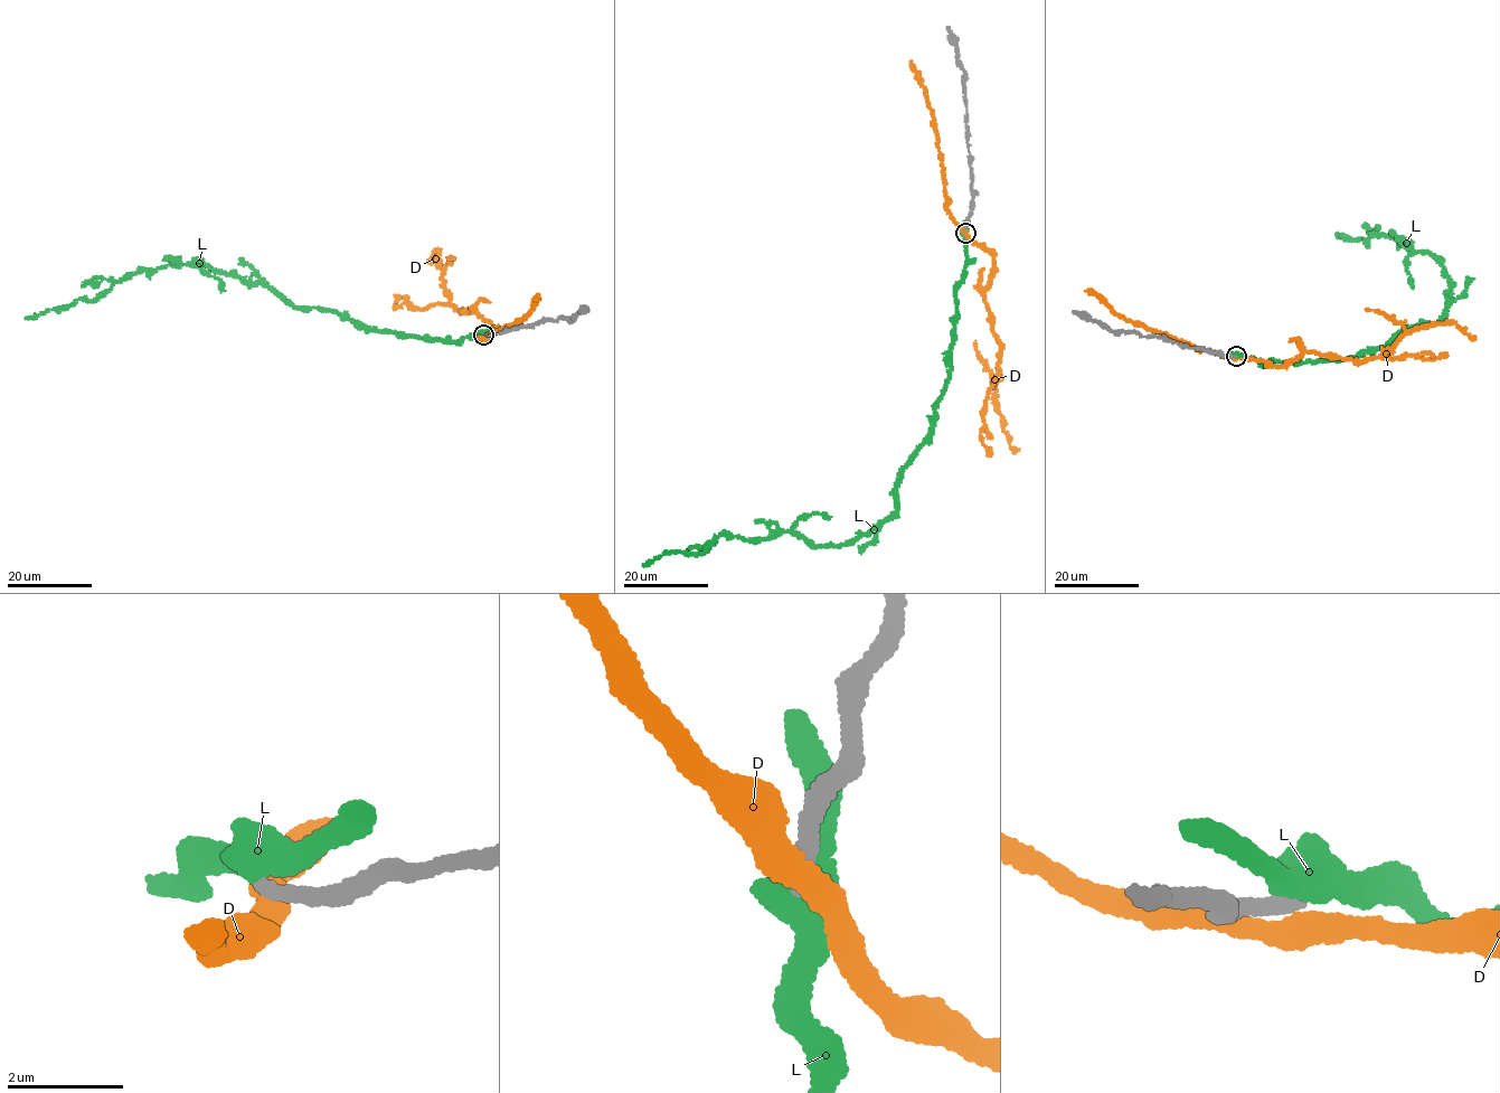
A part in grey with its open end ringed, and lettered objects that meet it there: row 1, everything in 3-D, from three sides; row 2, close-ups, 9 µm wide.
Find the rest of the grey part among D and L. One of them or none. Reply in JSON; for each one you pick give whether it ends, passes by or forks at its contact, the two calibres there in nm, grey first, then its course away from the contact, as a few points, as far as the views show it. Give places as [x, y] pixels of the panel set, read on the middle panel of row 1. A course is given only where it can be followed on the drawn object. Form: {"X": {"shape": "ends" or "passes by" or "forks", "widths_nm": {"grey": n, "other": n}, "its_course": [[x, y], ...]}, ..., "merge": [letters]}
{"merge": []}

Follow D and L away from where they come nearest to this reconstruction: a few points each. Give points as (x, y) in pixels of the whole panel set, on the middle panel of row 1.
D: (964, 233), (993, 257), (984, 302), (1000, 347), (994, 383), (997, 408), (1010, 445), (1019, 450)
L: (964, 232), (950, 375), (895, 512), (837, 545), (723, 534), (641, 564)

